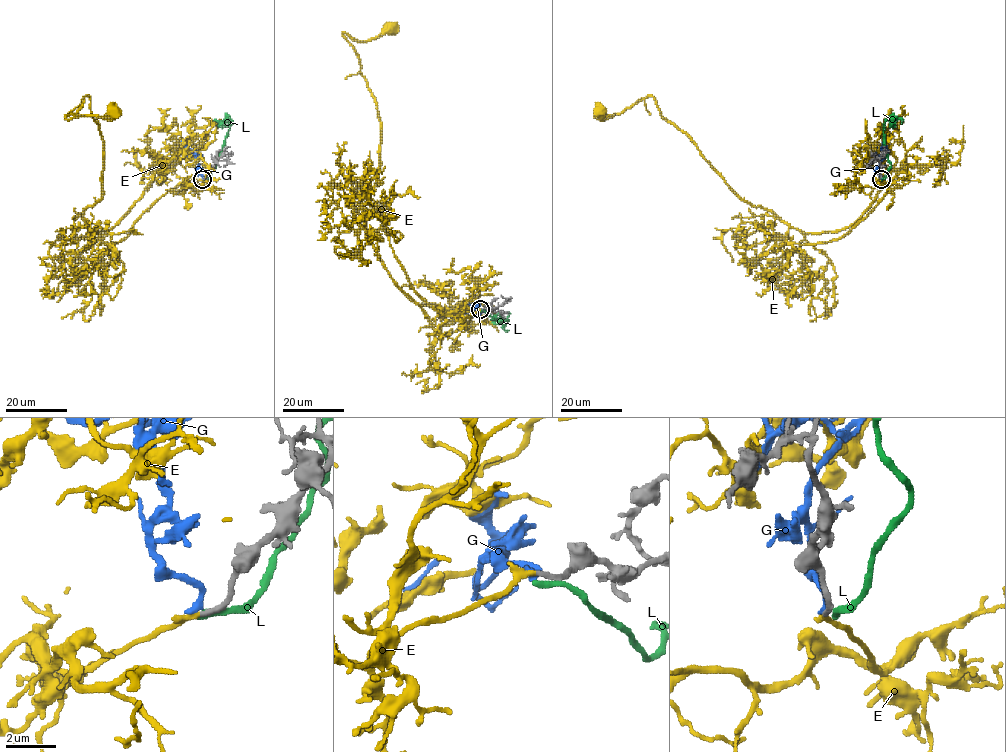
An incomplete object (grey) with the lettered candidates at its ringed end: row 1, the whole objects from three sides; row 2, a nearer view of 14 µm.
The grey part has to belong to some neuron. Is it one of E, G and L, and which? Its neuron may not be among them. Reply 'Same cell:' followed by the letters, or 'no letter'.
Same cell: E

